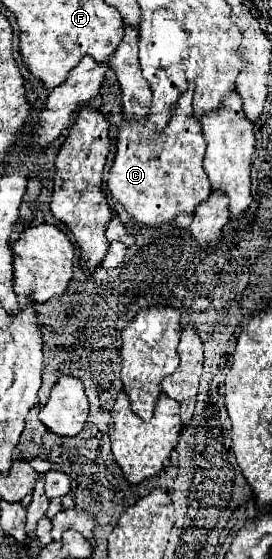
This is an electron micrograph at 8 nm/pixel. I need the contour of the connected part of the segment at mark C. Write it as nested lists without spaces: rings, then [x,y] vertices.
[[[193,86],[179,96],[171,120],[163,130],[157,130],[149,118],[145,118],[145,122],[129,122],[125,118],[119,126],[117,154],[109,172],[109,190],[115,200],[145,226],[159,226],[181,212],[193,212],[195,206],[211,194],[211,184],[203,170],[205,140],[191,100]]]

